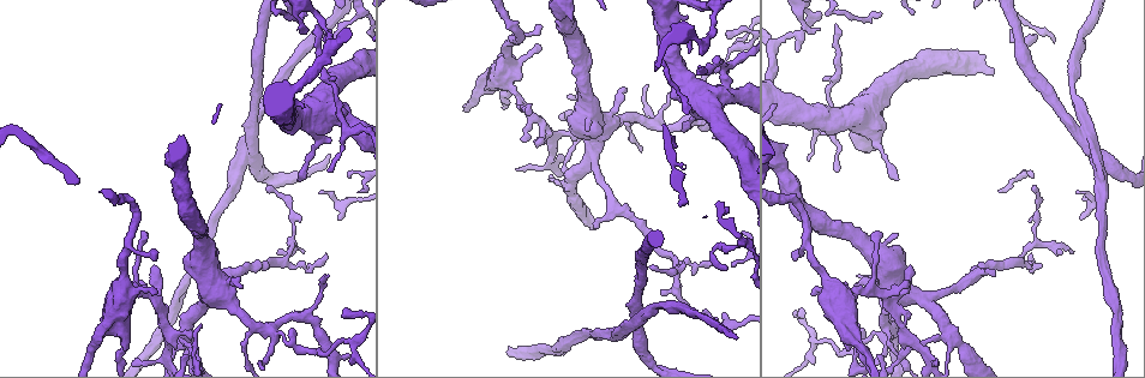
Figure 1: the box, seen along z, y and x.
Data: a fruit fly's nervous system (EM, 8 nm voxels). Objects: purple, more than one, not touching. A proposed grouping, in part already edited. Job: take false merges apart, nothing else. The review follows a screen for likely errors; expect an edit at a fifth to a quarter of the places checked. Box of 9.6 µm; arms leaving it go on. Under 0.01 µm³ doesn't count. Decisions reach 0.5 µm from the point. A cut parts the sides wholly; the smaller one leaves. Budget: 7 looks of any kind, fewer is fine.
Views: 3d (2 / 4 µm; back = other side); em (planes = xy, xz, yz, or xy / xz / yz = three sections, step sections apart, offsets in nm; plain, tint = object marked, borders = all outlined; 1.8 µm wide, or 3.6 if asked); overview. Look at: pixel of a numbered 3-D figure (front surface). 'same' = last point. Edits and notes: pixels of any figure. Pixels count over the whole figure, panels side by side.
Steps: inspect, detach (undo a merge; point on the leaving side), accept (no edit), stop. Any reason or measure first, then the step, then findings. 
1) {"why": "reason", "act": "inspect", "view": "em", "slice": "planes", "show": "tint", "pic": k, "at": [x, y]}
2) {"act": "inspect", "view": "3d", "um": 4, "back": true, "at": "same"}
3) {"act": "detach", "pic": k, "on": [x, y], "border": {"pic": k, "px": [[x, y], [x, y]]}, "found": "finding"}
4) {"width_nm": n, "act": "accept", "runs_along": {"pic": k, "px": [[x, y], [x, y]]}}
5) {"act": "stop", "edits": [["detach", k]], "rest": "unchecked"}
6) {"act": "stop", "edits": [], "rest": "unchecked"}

{"why": "calibre changes", "act": "inspect", "view": "3d", "um": 2, "back": true, "pic": 1, "at": [168, 335]}

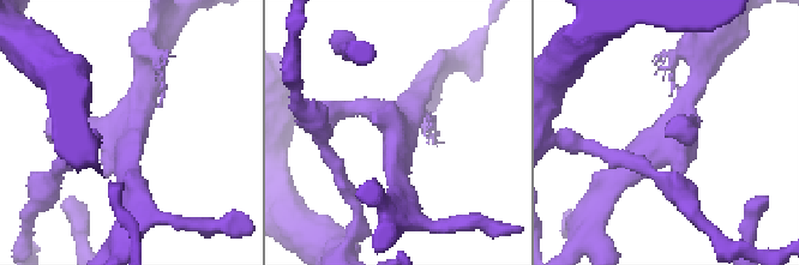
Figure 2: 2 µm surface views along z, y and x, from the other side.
{"act": "inspect", "view": "em", "slice": "planes", "show": "tint", "pic": 2, "at": [663, 130]}

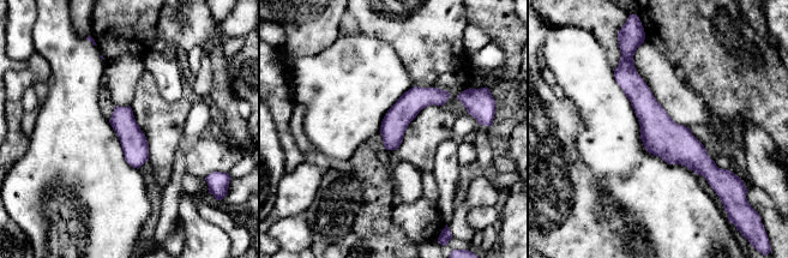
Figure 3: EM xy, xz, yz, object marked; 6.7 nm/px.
{"width_nm": 170, "act": "accept", "runs_along": {"pic": 3, "px": [[625, 65], [648, 110], [710, 179]]}, "found": "one neuron here"}

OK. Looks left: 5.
{"why": "three-way junction", "act": "inspect", "view": "em", "slice": "xz", "step": 8, "show": "tint", "pic": 1, "at": [720, 63]}

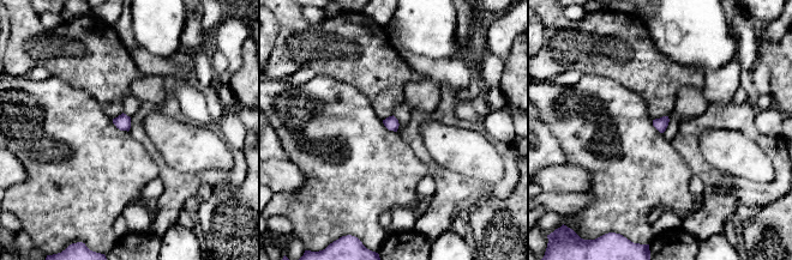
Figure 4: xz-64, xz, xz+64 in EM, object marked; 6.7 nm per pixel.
{"why": "cut it another way", "act": "inspect", "view": "em", "slice": "planes", "show": "tint", "at": "same"}

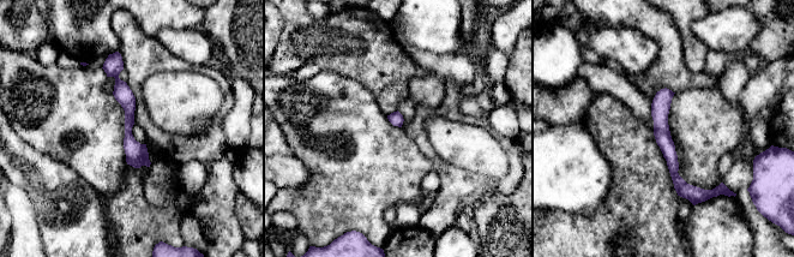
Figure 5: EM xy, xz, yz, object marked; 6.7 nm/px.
{"act": "accept", "runs_along": {"pic": 5, "px": [[115, 55], [137, 165]]}, "found": "continuous, no second neuron"}

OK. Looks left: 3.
{"why": "thin neck", "act": "inspect", "view": "3d", "um": 2, "pic": 1, "at": [352, 19]}

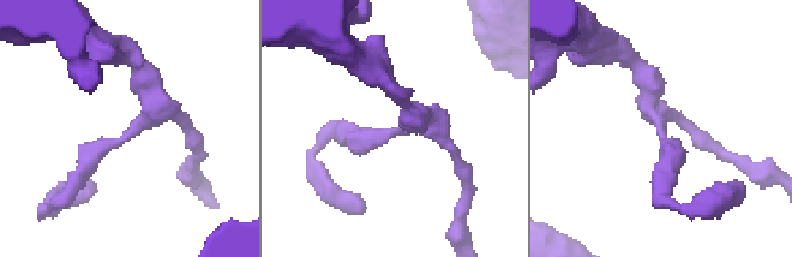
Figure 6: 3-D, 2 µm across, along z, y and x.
{"arms": 3, "act": "inspect", "view": "em", "slice": "xy", "step": 16, "show": "tint", "pic": 6, "at": [392, 132]}

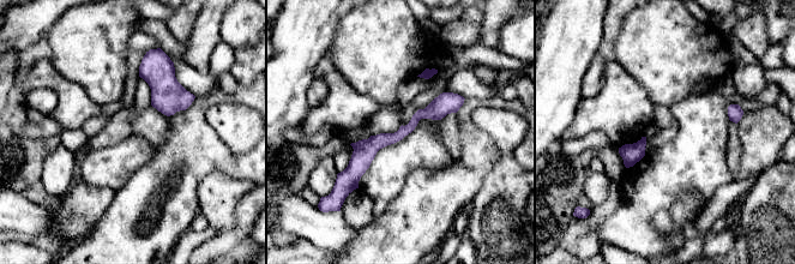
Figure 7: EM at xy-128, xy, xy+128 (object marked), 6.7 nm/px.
{"why": "another direction", "act": "inspect", "view": "em", "slice": "planes", "show": "tint", "at": "same"}

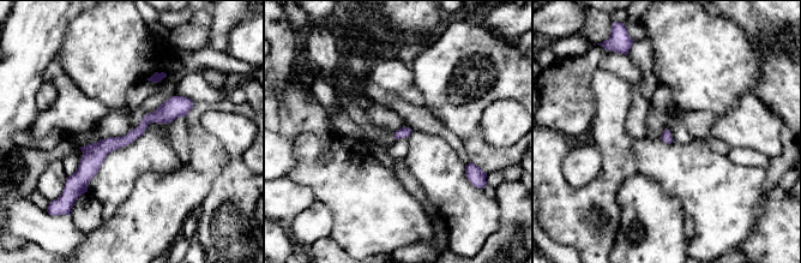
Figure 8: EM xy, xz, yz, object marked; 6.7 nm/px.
{"width_nm": 70, "act": "accept", "runs_along": {"pic": 8, "px": [[190, 103], [108, 144], [74, 180]]}, "found": "all the same neuron"}

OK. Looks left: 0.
{"act": "stop", "edits": [], "rest": "unchecked"}

